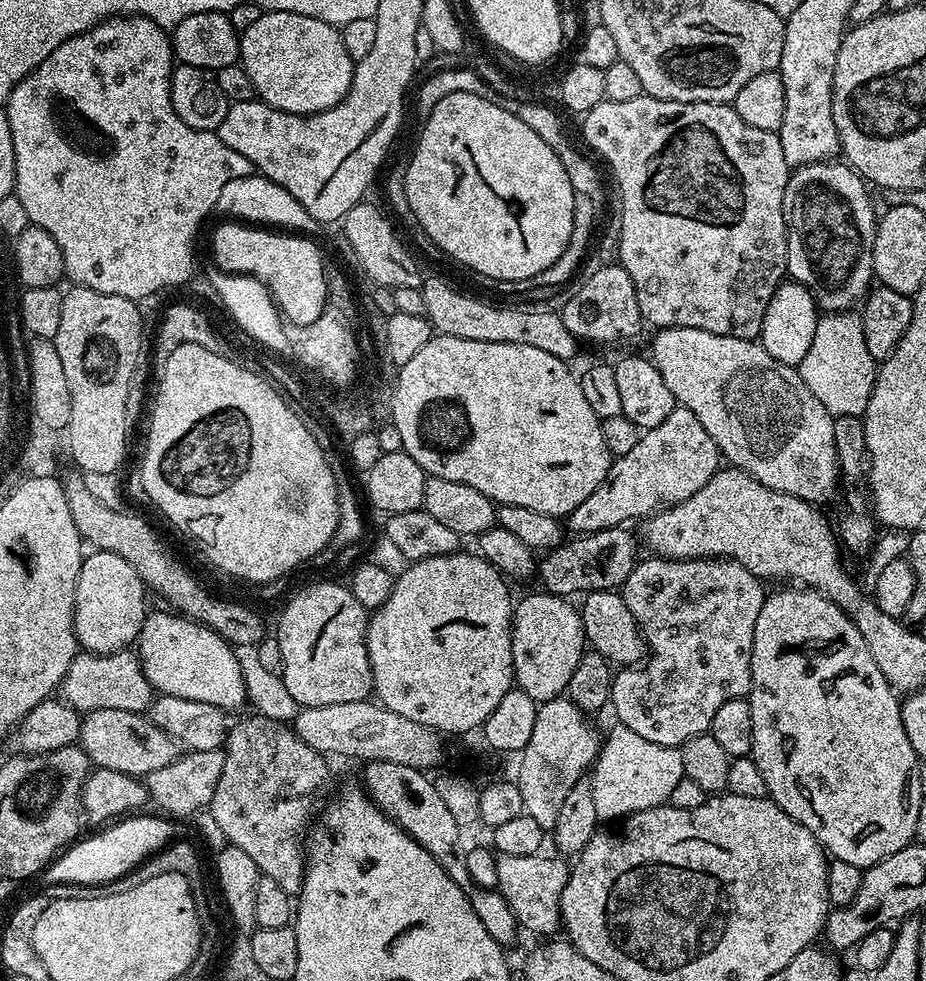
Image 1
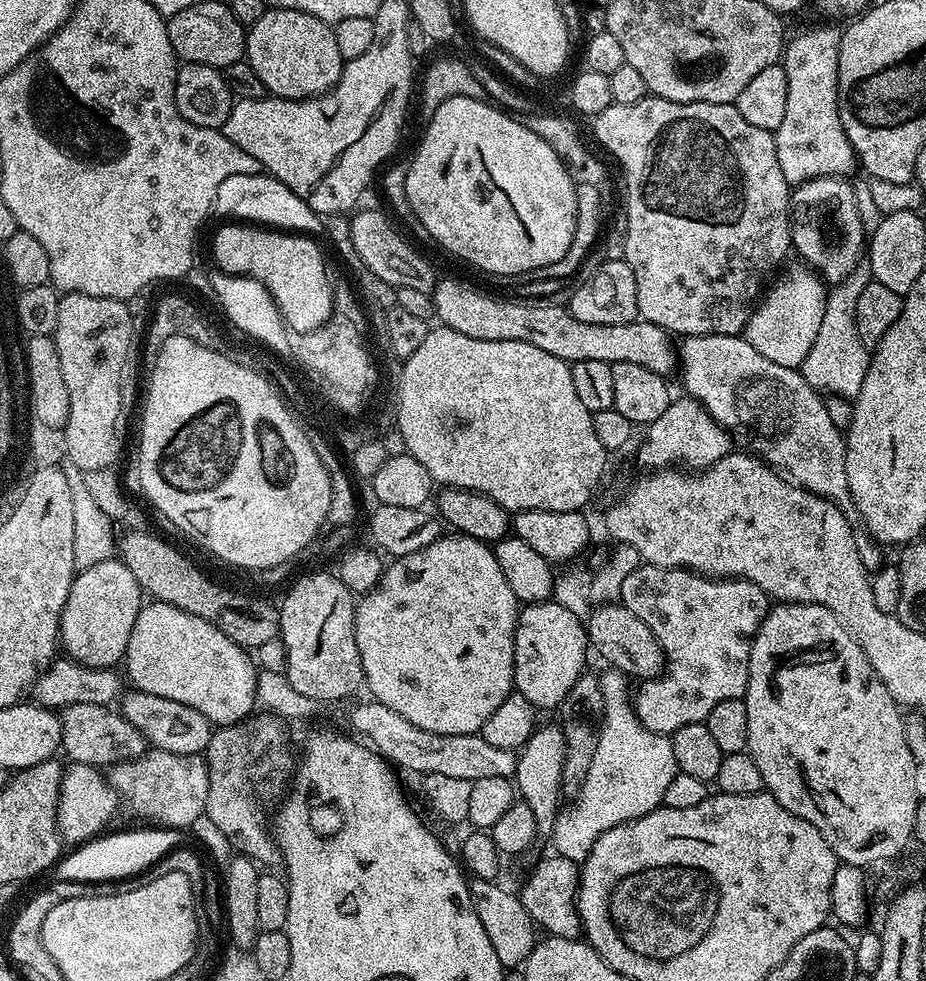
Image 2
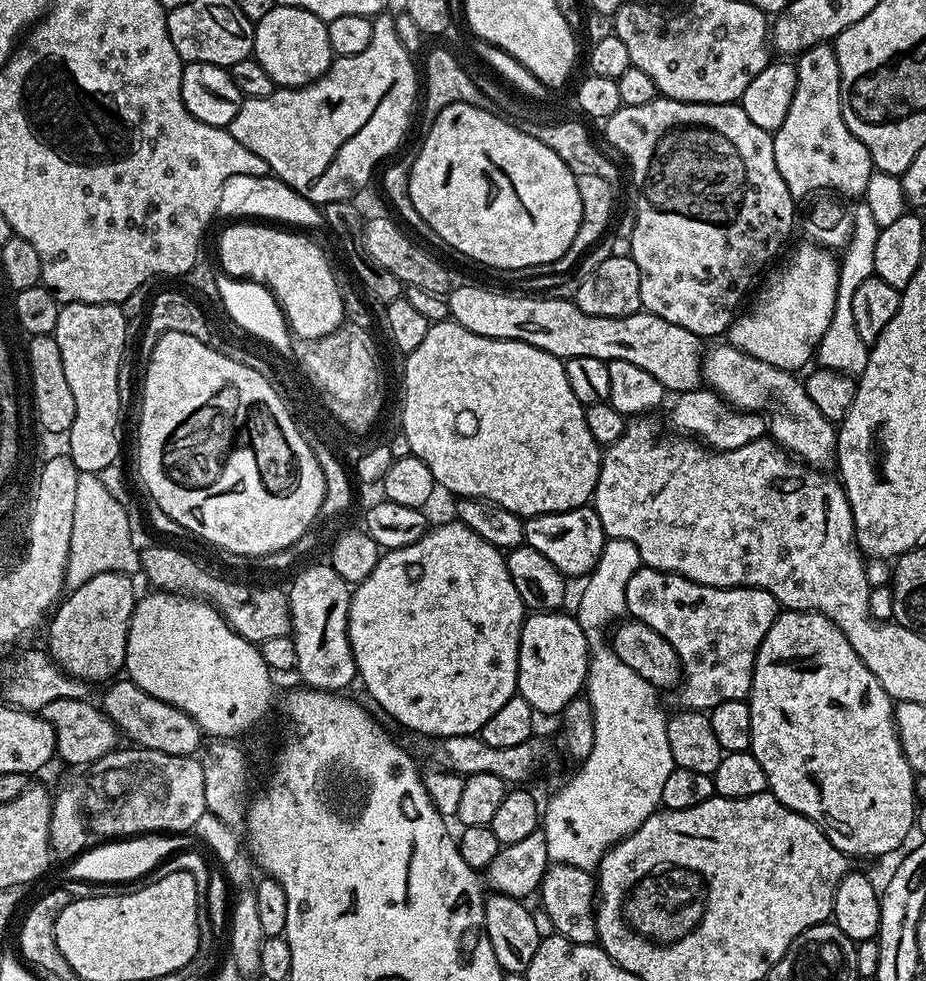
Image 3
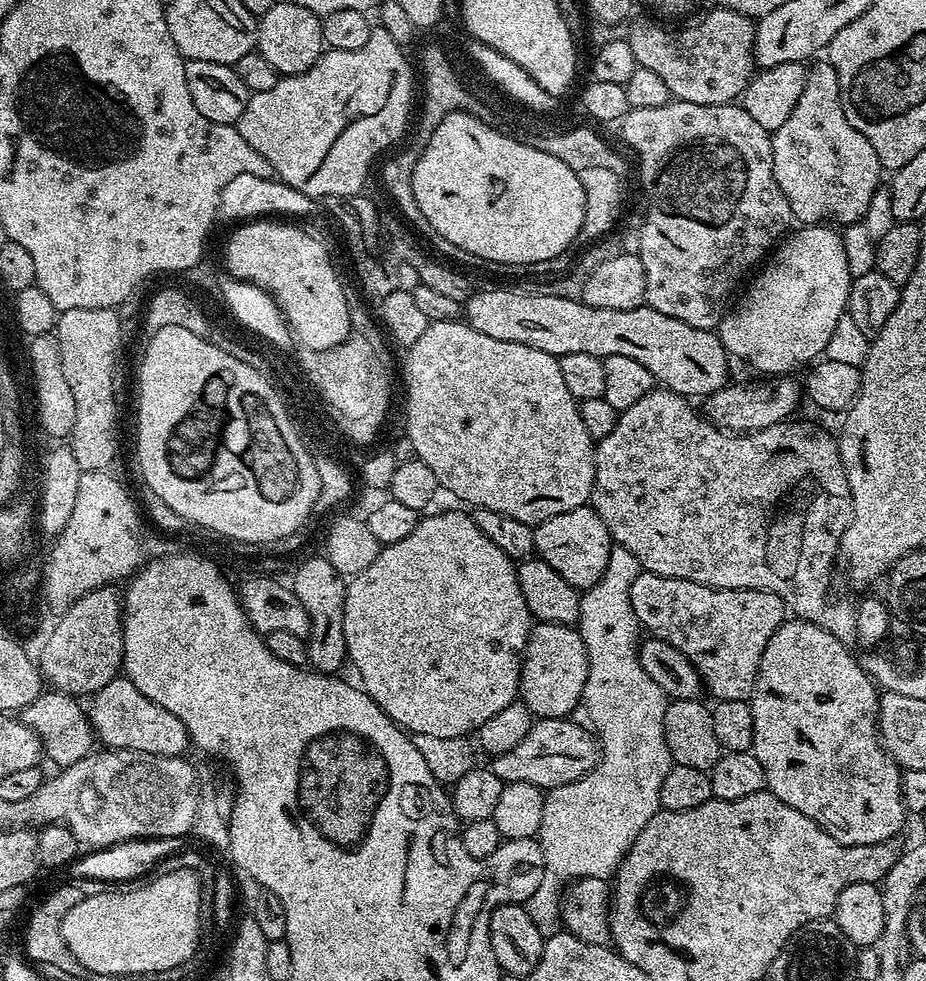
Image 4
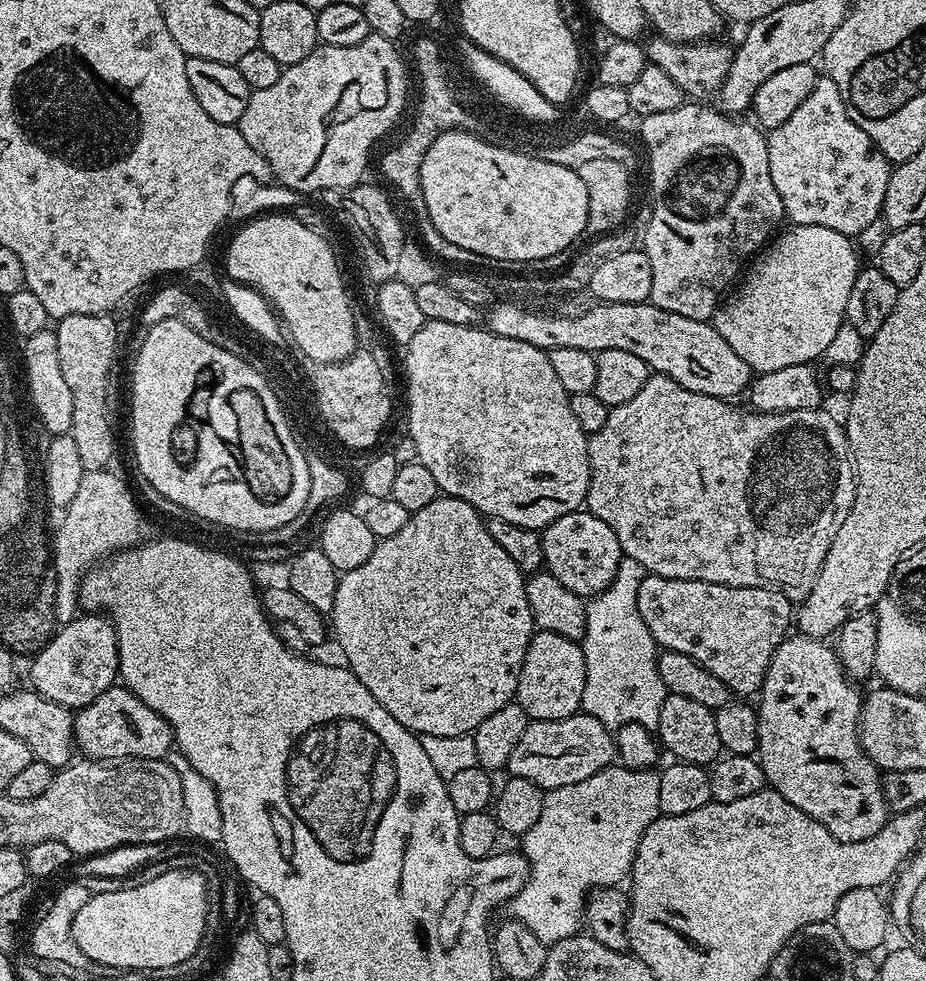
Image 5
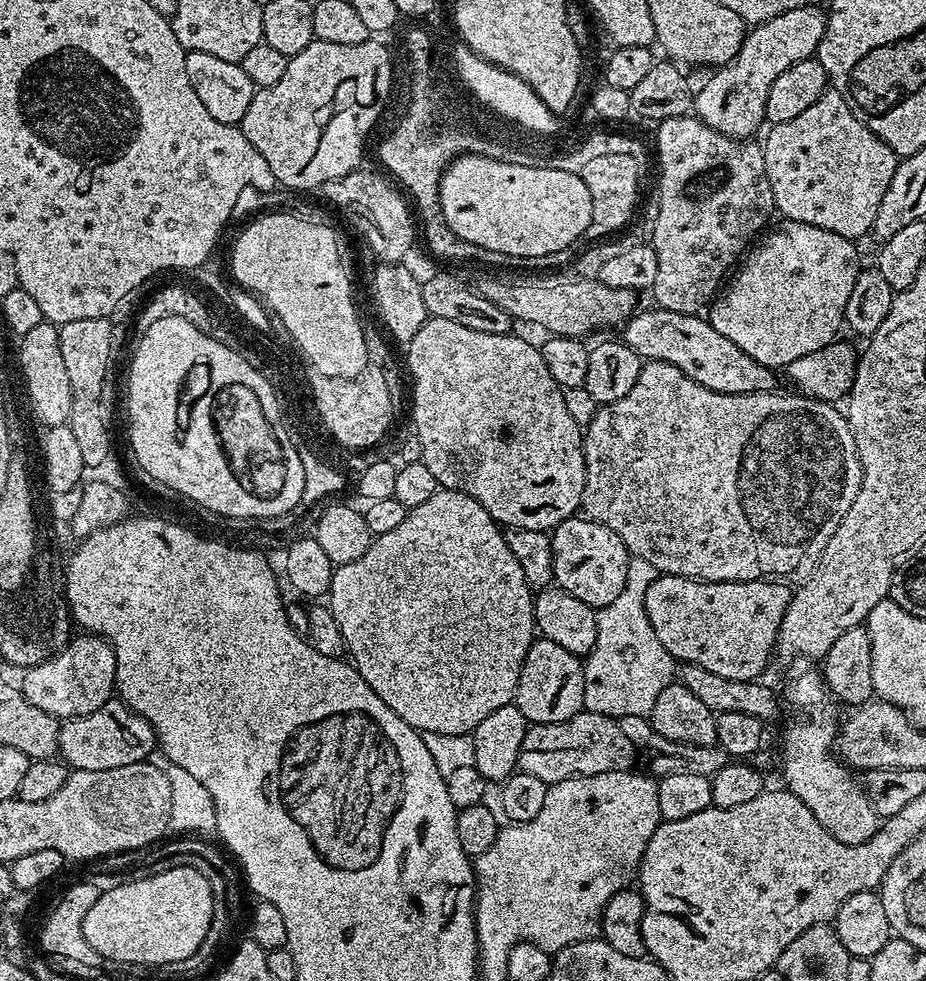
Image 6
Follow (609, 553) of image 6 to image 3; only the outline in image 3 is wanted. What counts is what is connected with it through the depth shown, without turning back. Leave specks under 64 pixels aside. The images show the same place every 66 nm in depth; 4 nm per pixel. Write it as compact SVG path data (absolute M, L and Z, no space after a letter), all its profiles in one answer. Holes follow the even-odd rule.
M591 506L525 519L524 539L531 548L538 550L538 554L550 558L550 562L554 562L554 566L558 566L558 570L568 578L587 577L598 562L606 541L602 522Z

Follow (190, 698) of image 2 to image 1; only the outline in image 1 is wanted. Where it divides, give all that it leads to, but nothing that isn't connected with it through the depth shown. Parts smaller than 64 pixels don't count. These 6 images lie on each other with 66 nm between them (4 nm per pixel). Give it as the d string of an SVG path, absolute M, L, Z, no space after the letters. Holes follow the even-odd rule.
M172 610L164 611L168 612L149 611L144 617L144 625L140 627L140 634L138 637L138 655L140 657L140 665L144 671L145 678L150 681L153 689L155 689L157 693L165 696L173 696L174 698L190 698L194 702L206 702L210 706L218 706L219 708L223 708L225 710L236 708L240 703L243 705L246 697L244 694L244 683L242 682L242 672L236 662L236 655L233 647L228 643L228 641L223 640L223 638L218 635L218 633L213 632L211 628L207 628L195 620L189 620L188 617L183 614L177 614Z

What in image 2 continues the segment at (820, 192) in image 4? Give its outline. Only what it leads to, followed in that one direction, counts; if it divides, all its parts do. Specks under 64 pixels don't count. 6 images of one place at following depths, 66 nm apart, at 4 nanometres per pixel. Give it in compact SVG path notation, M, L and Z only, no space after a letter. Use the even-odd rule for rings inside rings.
M824 22L828 24L816 24L813 28L804 28L796 37L789 39L784 45L784 54L782 57L782 66L786 70L786 115L782 118L782 126L775 130L776 149L778 150L778 166L782 166L782 174L786 178L789 186L795 186L823 176L847 177L848 171L857 167L856 152L850 146L850 138L846 138L846 130L842 130L842 118L840 117L840 95L838 94L838 54L840 53L840 34L841 29L835 28L835 23Z

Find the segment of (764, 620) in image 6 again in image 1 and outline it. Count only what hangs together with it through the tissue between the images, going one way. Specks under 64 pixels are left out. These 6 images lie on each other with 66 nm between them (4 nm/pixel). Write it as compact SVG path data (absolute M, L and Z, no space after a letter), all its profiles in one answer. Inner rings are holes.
M663 558L641 559L622 585L622 595L630 614L634 614L636 627L644 635L644 642L650 655L639 666L624 666L613 675L611 711L616 711L615 719L625 724L634 734L646 738L646 742L658 742L658 746L679 748L690 738L705 735L714 722L714 713L726 702L747 697L752 690L752 647L754 646L754 622L758 622L758 610L762 610L766 595L765 585L760 577L750 574L746 566L737 560L727 558L705 558L703 560L665 560Z

